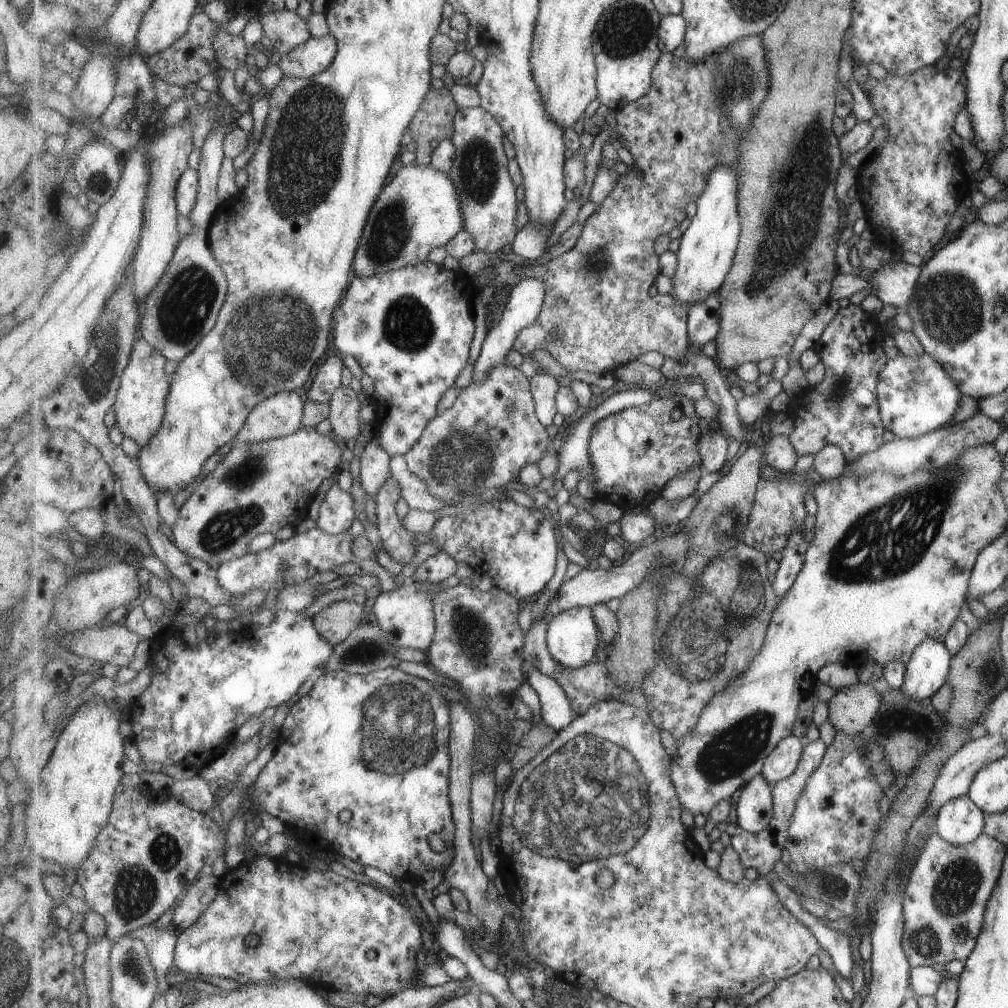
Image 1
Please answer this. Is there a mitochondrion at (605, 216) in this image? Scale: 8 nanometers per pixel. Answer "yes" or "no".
no

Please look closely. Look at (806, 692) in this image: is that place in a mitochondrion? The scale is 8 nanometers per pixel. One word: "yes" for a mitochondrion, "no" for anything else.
no

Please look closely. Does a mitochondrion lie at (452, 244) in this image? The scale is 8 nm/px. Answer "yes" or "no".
no

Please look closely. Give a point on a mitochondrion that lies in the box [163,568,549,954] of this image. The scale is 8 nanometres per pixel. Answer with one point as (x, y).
(396, 721)

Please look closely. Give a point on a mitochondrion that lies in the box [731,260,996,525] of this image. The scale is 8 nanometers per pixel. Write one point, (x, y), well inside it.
(950, 309)

